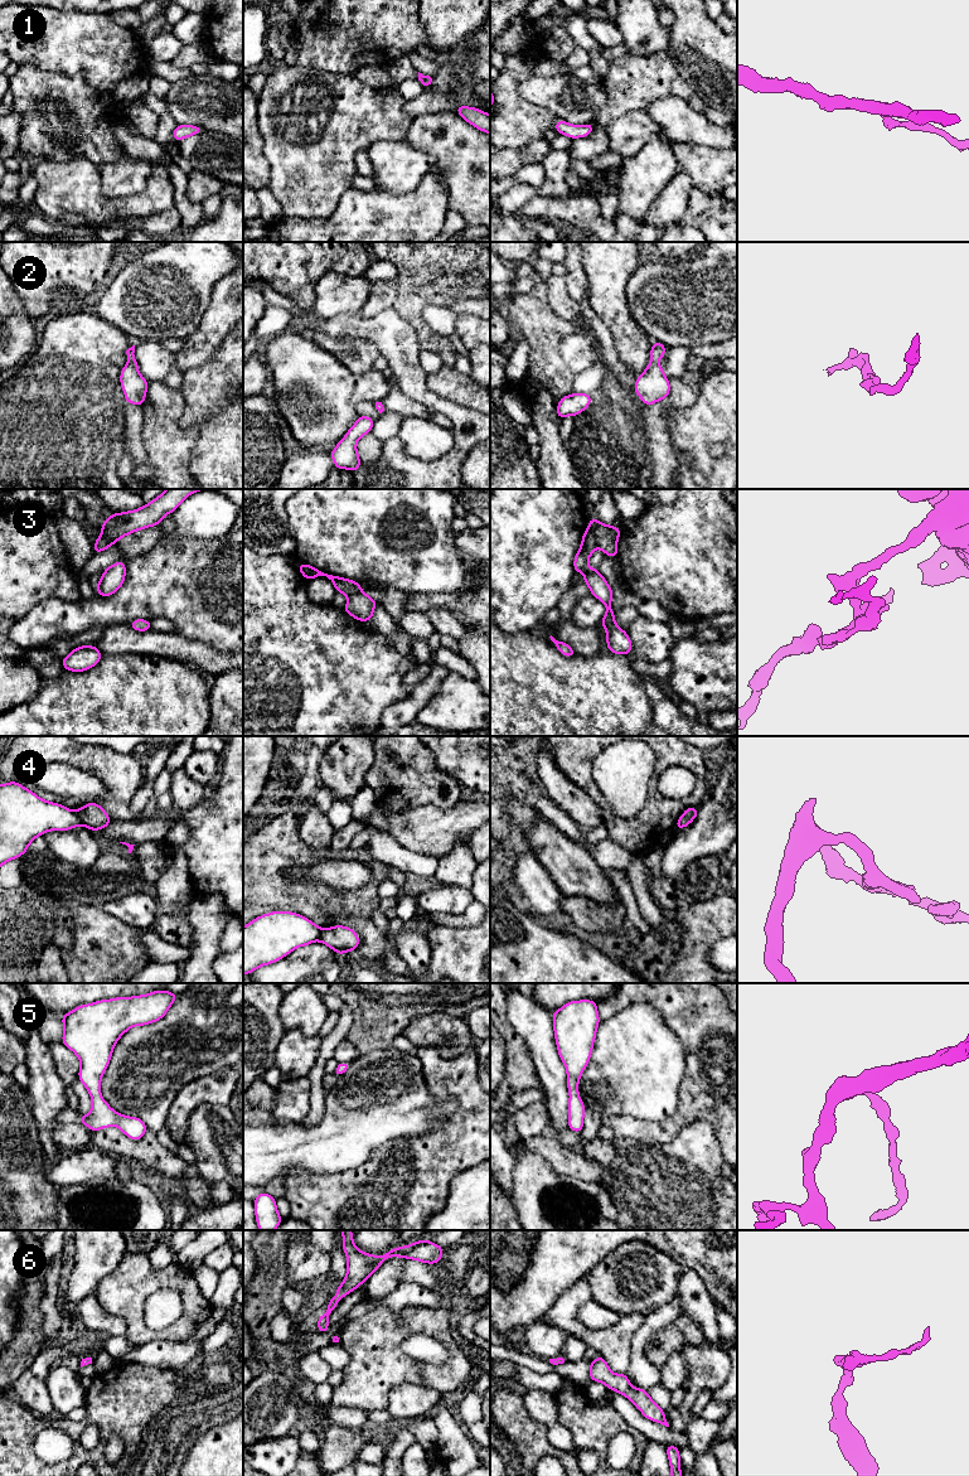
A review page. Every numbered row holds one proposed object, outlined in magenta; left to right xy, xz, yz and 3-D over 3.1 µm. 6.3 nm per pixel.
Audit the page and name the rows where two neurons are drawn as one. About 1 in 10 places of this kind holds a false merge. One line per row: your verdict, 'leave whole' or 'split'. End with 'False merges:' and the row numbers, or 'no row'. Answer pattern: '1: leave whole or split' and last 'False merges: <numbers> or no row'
1: leave whole
2: leave whole
3: split
4: split
5: leave whole
6: leave whole
False merges: 3, 4

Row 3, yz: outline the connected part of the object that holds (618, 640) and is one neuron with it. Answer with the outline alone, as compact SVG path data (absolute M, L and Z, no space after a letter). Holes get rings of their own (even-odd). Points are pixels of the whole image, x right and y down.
M586 529L582 536L581 547L575 556L573 568L575 572L583 574L583 580L591 594L606 605L606 613L600 624L606 629L606 648L614 654L628 655L633 650L633 644L628 633L615 623L615 614L611 609L612 589L597 568L590 567L587 563L596 548L595 537Z

